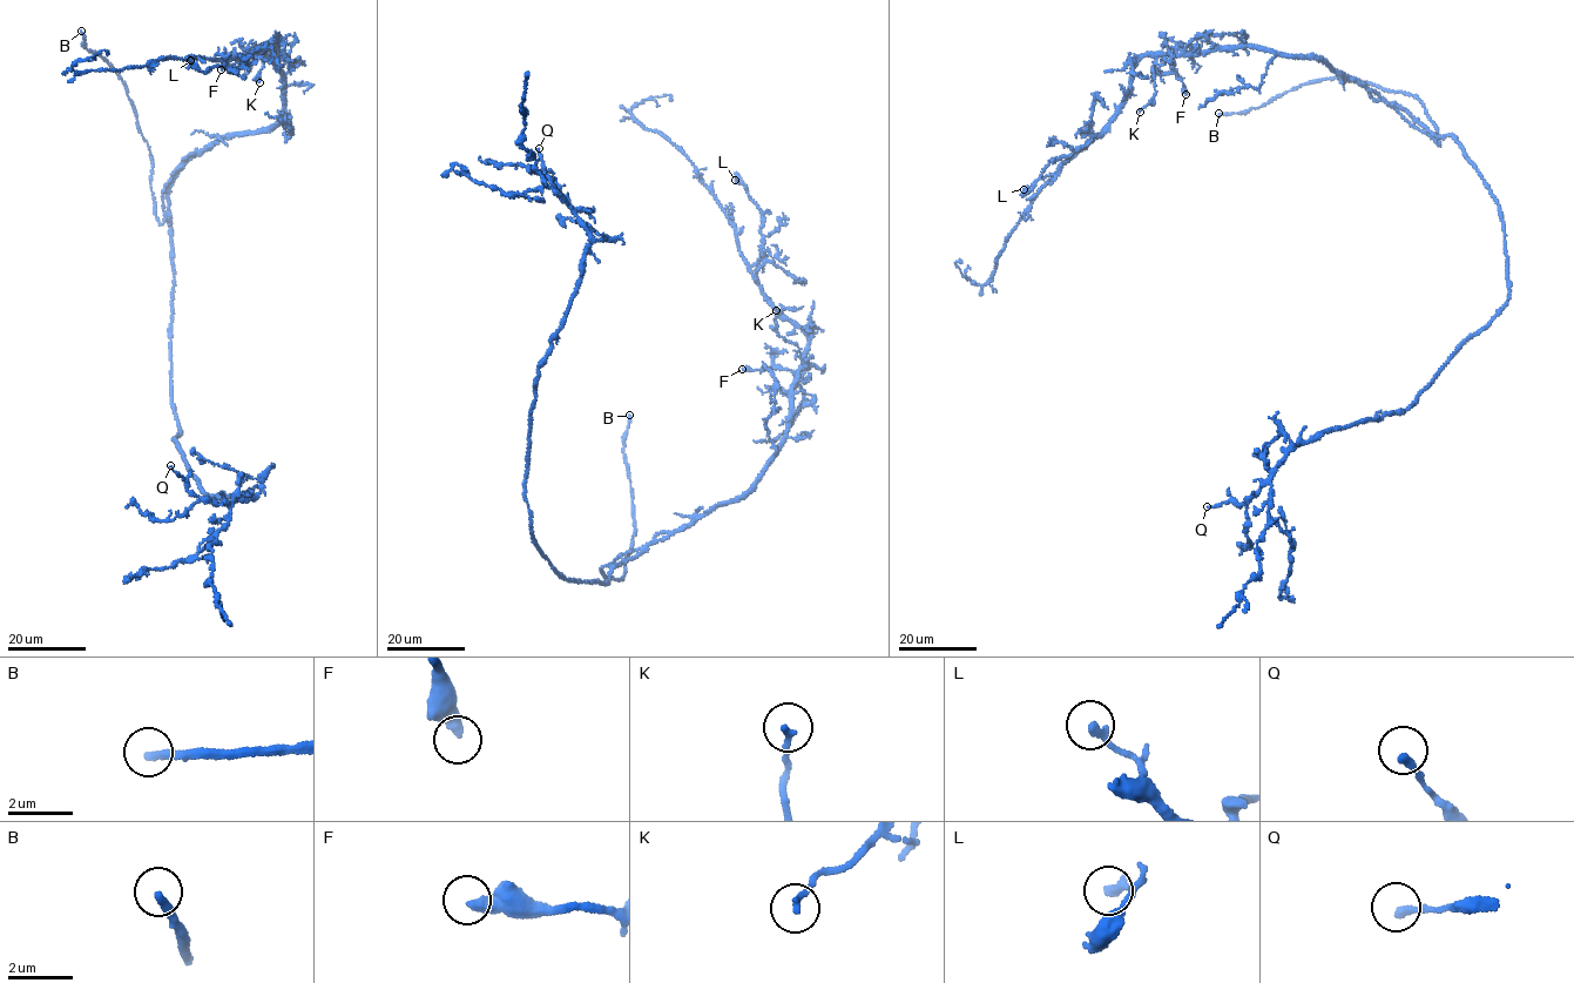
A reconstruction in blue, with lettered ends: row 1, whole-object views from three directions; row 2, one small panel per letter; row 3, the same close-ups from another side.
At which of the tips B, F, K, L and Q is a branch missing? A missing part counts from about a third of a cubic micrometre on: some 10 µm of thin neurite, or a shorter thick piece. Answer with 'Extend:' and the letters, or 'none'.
Extend: B, F

